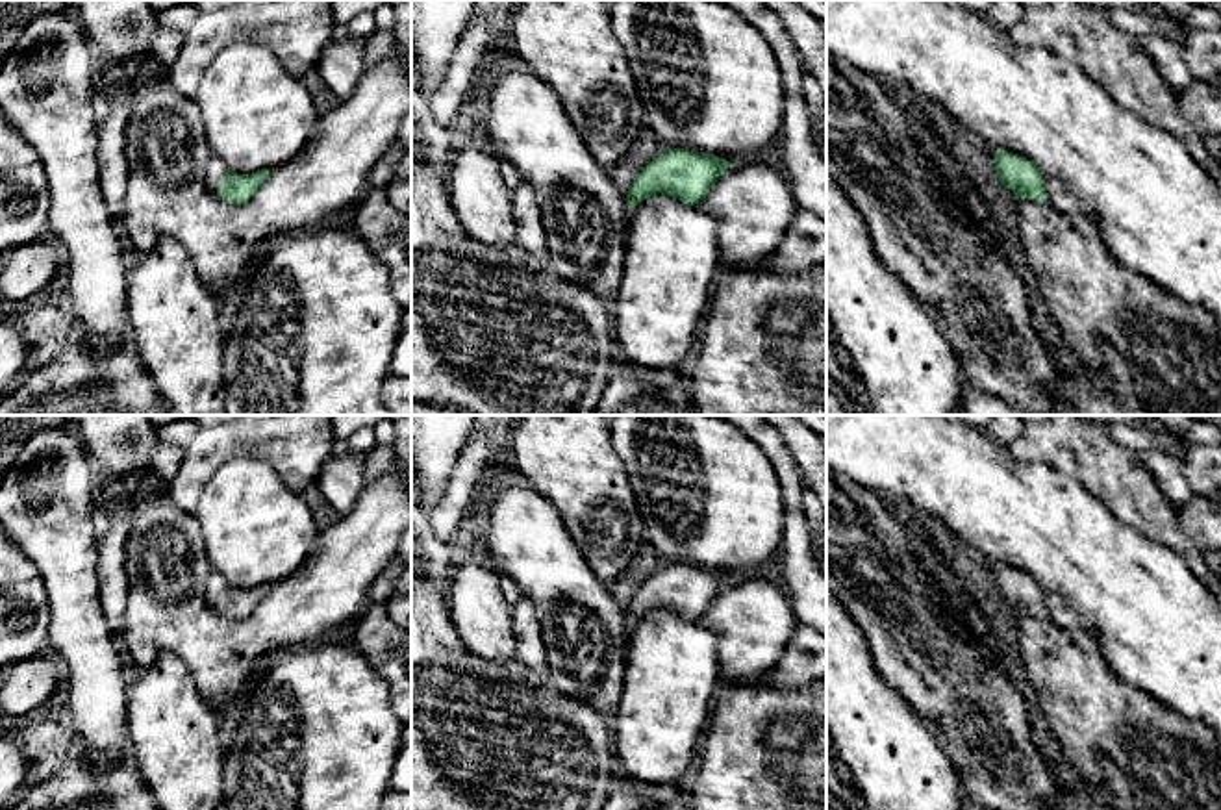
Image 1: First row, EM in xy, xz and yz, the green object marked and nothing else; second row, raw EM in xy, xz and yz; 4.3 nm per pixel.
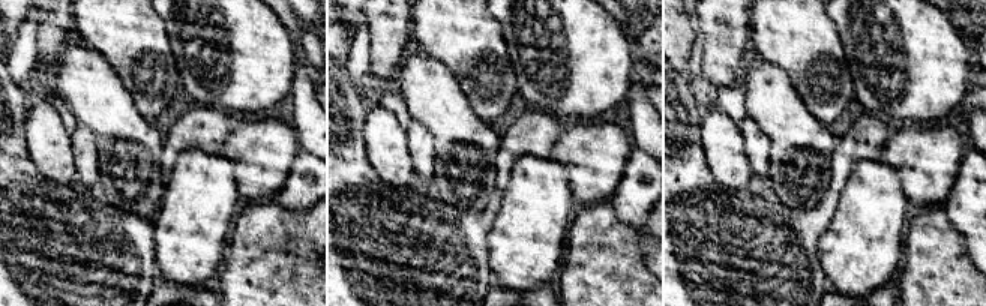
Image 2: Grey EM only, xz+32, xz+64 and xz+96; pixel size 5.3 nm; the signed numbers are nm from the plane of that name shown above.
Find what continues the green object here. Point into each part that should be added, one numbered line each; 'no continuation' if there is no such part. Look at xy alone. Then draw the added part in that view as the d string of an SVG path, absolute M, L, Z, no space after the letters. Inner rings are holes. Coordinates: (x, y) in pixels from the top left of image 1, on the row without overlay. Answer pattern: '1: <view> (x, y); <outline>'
1: xy (215, 586); M211 569L206 582L206 599L208 604L217 612L224 591L226 591L226 580L217 571Z

